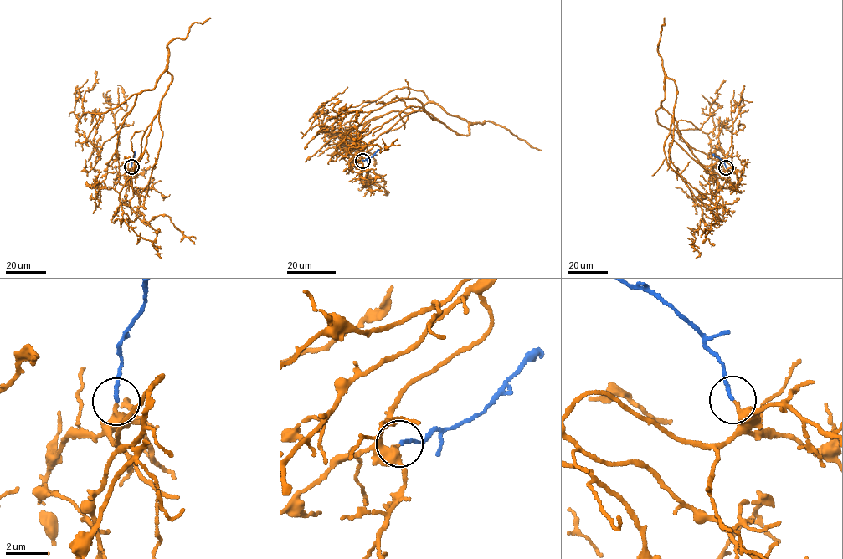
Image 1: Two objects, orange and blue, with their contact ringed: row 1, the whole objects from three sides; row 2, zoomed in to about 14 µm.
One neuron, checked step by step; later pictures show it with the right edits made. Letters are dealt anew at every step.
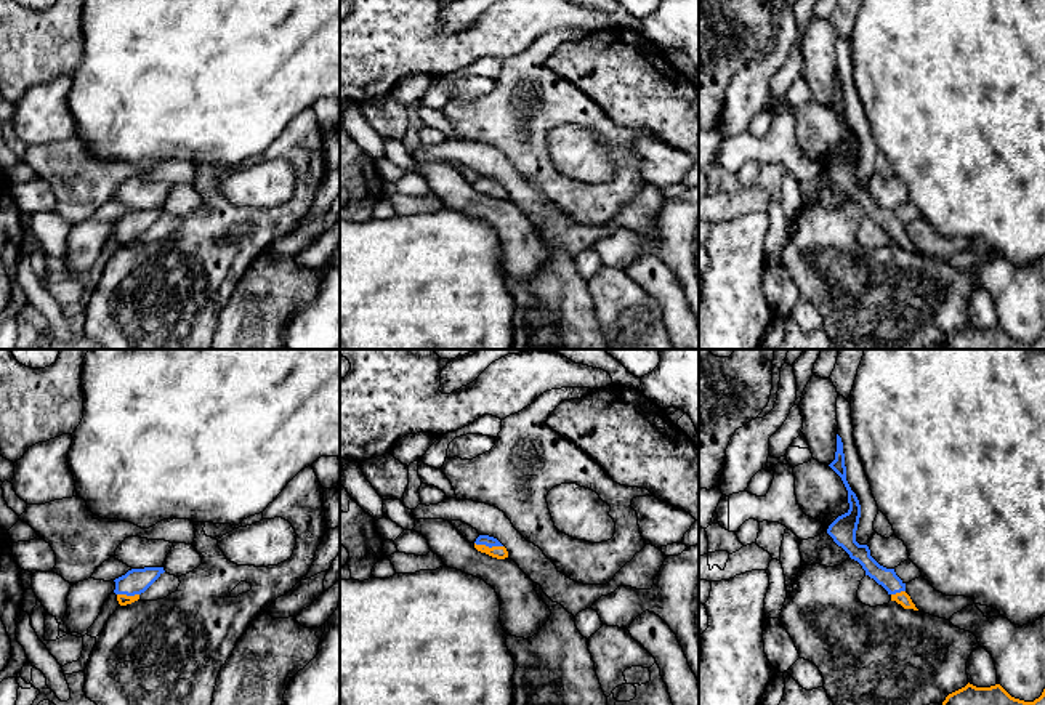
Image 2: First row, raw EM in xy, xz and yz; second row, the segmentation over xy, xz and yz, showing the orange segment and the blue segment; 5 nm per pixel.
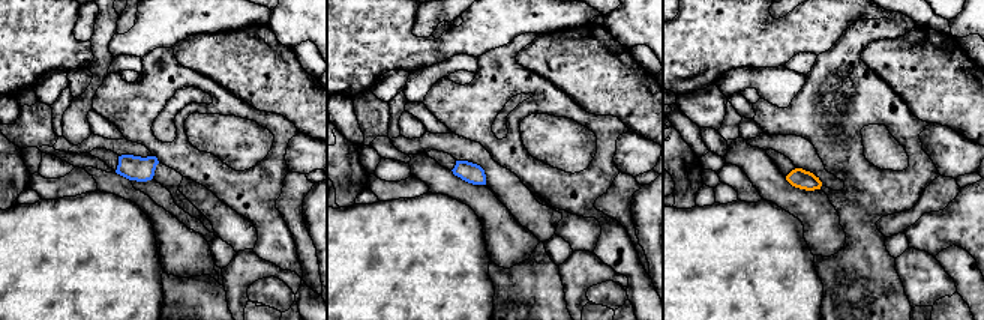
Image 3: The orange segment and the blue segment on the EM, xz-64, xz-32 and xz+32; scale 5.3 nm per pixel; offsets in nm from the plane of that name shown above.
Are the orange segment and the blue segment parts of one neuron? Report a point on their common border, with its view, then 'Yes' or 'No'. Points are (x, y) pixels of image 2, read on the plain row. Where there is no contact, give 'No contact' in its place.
Touches orange at xz (488, 188). Yes

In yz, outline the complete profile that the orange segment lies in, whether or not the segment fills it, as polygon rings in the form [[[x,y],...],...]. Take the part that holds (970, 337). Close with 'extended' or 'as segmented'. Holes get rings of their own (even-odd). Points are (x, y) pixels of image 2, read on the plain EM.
[[[1000,325],[991,328],[965,328],[949,335],[942,343],[944,349],[1045,349],[1045,330],[1034,343],[1011,338]]]; as segmented

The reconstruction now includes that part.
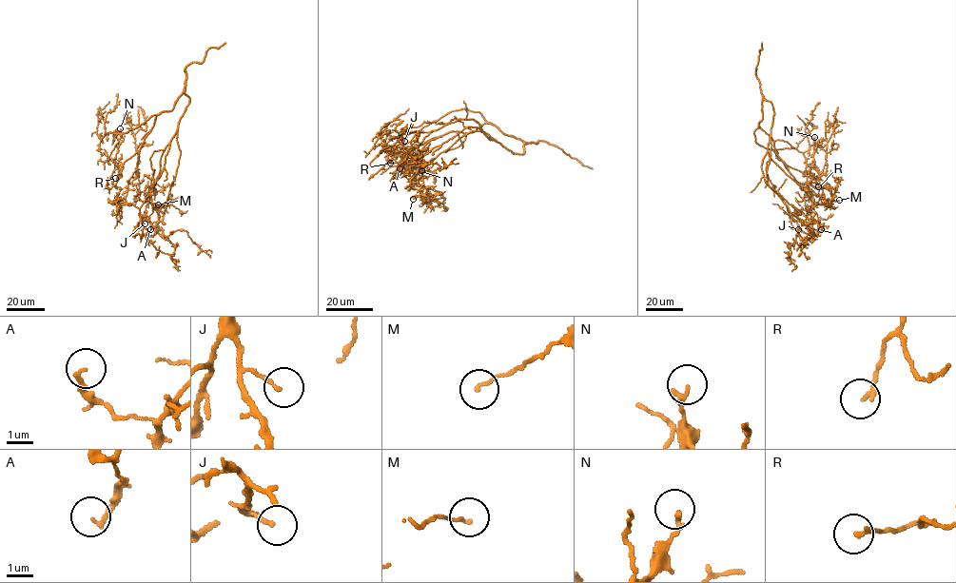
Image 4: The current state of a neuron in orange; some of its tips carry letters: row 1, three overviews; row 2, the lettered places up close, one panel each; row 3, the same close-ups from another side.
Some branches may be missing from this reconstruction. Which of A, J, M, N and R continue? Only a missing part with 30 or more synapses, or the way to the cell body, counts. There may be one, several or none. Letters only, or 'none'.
none

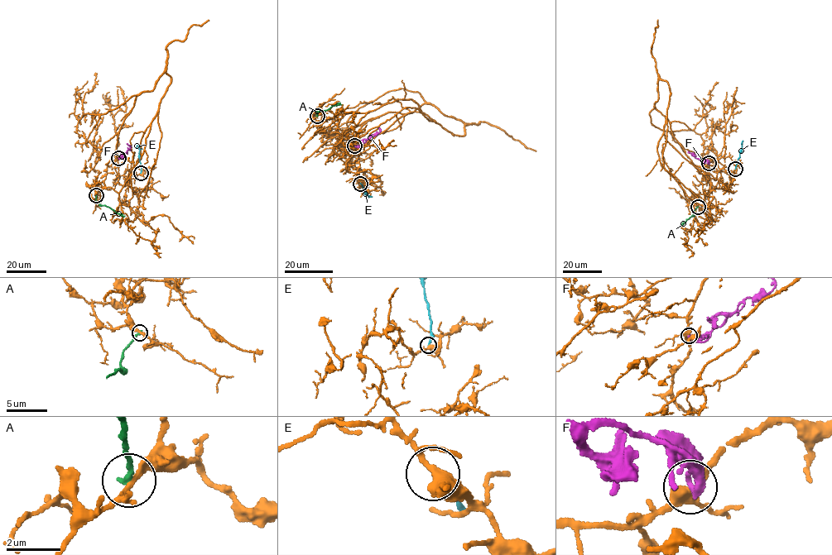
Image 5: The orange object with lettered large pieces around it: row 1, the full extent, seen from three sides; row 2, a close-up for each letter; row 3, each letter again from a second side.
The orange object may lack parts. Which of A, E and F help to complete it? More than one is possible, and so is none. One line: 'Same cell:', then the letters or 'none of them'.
Same cell: E

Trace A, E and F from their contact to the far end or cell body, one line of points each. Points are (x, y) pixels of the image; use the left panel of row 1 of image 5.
A: (96, 195), (101, 205), (109, 207), (123, 217)
E: (140, 173), (139, 147), (136, 147)
F: (118, 158), (129, 150), (131, 146), (127, 143)

